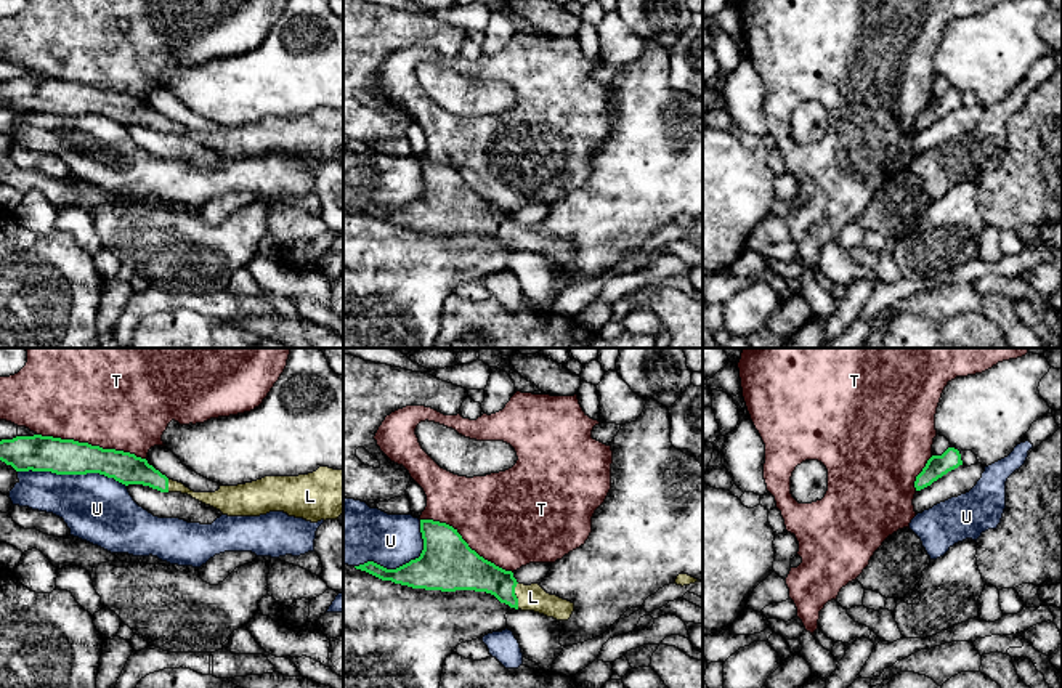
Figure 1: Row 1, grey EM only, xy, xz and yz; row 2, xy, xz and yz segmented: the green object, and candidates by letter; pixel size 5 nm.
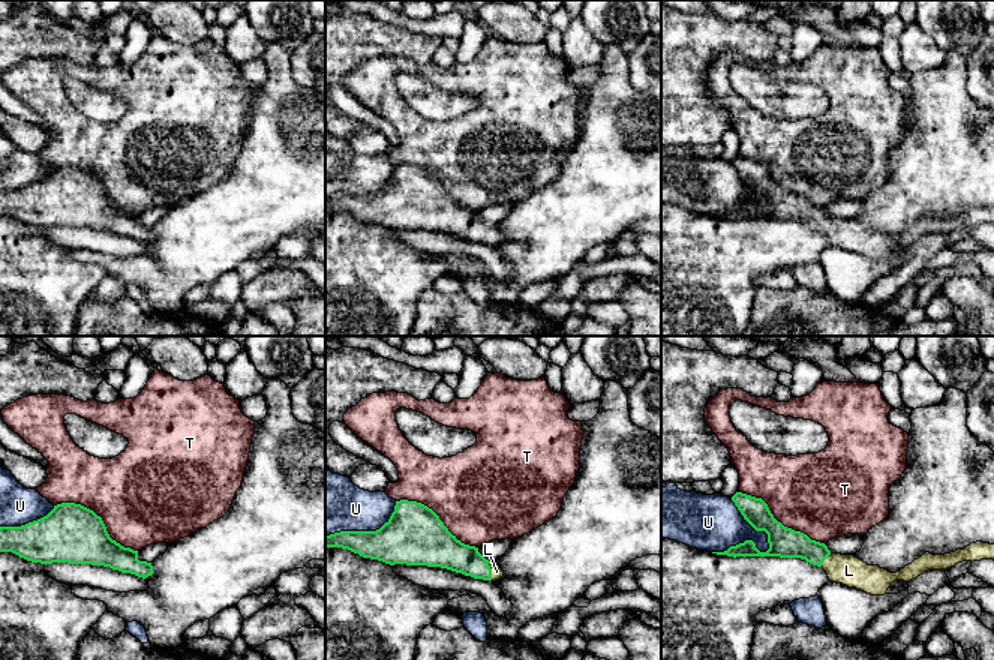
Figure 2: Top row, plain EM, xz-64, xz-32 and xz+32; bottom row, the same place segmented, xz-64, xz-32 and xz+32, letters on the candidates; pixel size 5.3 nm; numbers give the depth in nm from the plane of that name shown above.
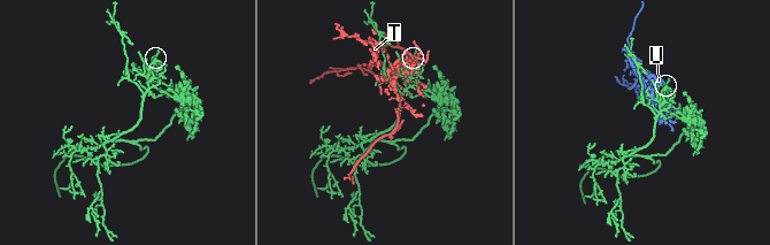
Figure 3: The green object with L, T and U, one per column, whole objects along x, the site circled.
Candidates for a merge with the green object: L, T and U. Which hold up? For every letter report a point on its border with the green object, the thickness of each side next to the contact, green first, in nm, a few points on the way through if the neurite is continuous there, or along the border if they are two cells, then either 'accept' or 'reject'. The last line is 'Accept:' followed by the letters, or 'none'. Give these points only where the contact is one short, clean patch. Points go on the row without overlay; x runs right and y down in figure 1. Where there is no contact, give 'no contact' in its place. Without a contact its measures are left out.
L: meets green in xz at (515, 236); 180 nm thick on the green side, 130 nm on the other; runs through xz (472, 212), (498, 222), (515, 236), (533, 238); accept
T: meets green in xy at (90, 85); 180 nm thick on the green side, 460 nm on the other; reject
U: meets green in xy at (72, 114); 180 nm thick on the green side, 340 nm on the other; reject
Accept: L

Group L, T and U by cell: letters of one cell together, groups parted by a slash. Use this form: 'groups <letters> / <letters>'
groups L / T / U

